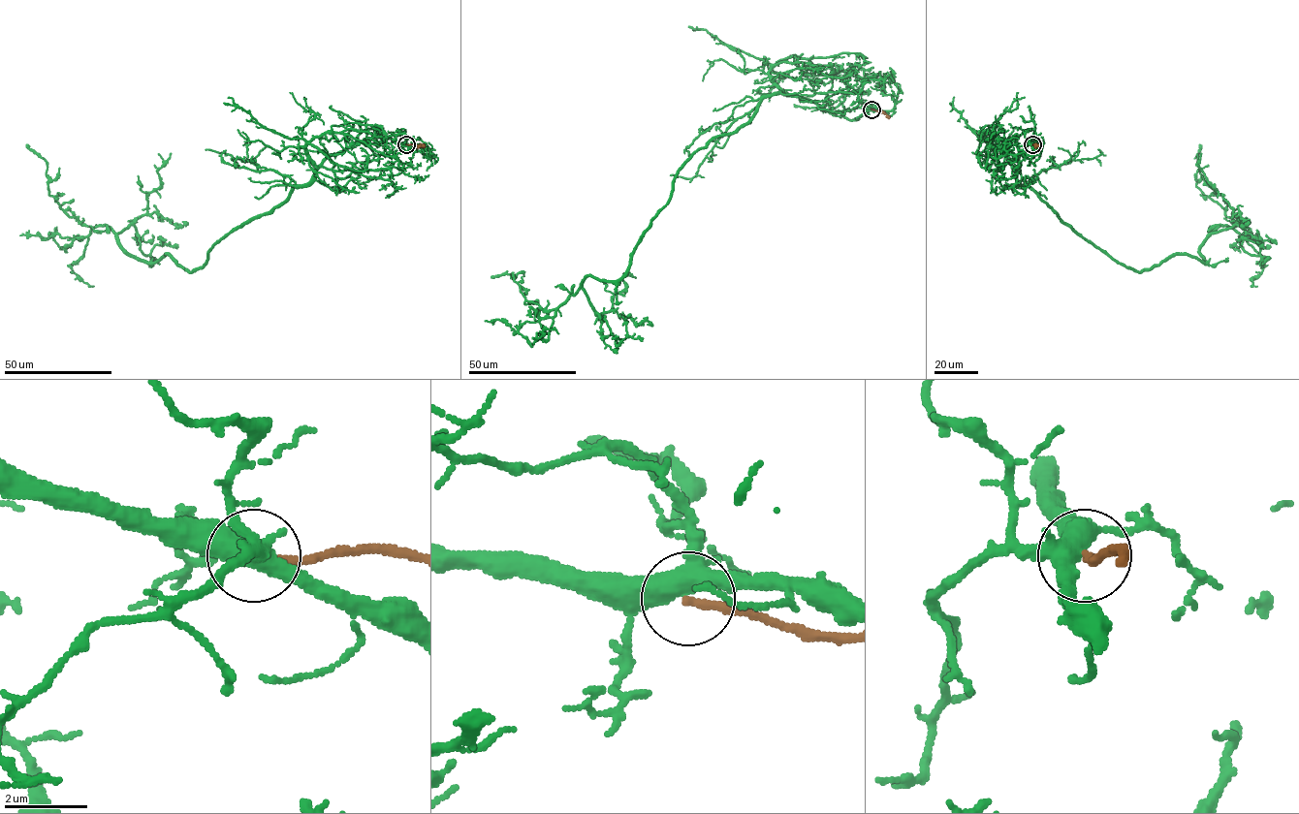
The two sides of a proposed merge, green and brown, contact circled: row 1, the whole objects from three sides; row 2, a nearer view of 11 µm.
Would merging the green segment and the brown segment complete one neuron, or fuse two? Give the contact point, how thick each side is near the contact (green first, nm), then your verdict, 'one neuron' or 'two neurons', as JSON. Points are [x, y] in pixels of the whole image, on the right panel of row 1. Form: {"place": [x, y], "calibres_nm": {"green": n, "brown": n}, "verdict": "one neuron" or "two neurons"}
{"place": [1032, 144], "calibres_nm": {"green": 440, "brown": 200}, "verdict": "two neurons"}

